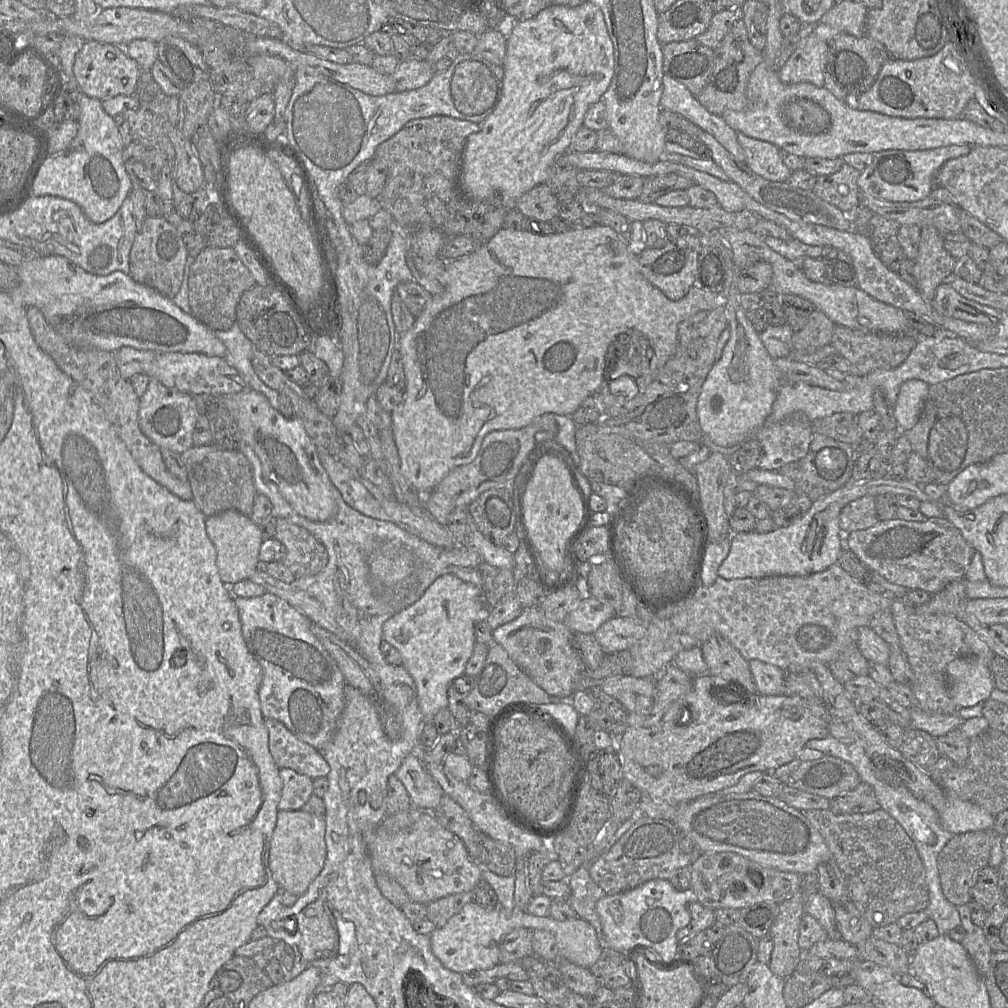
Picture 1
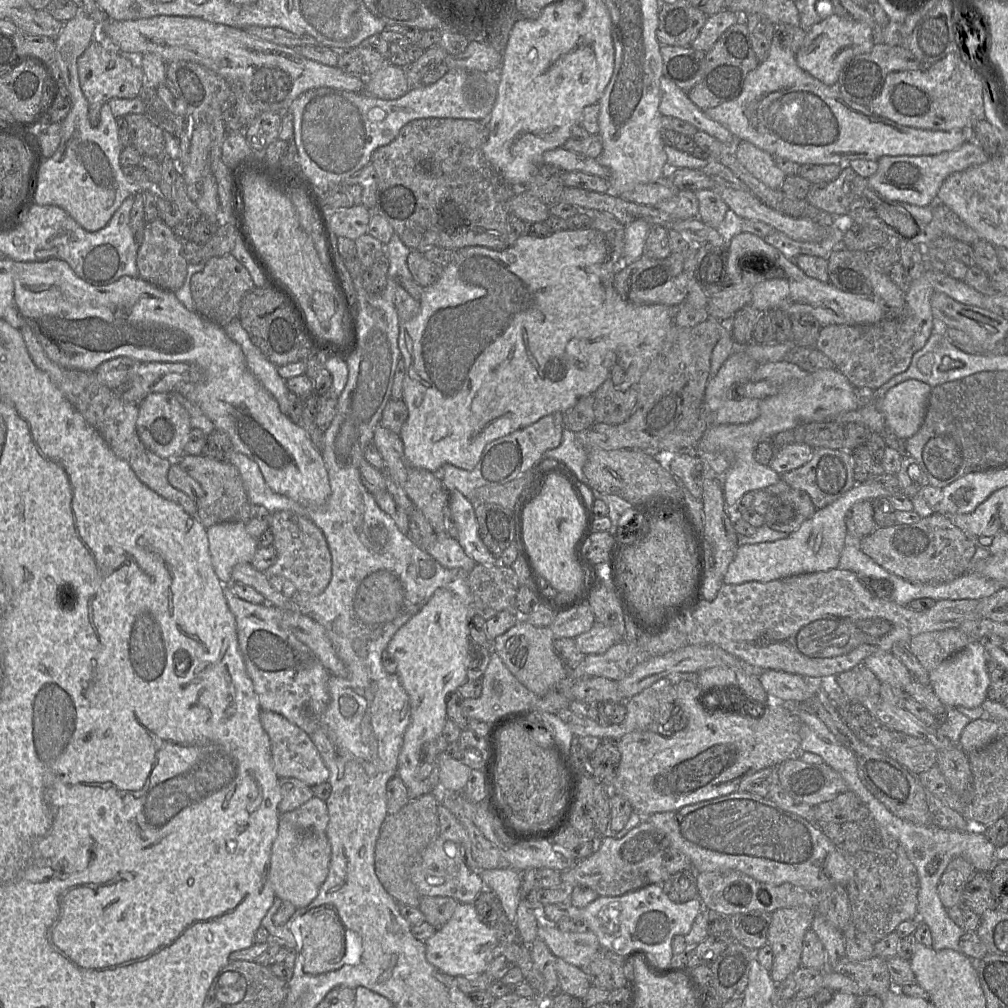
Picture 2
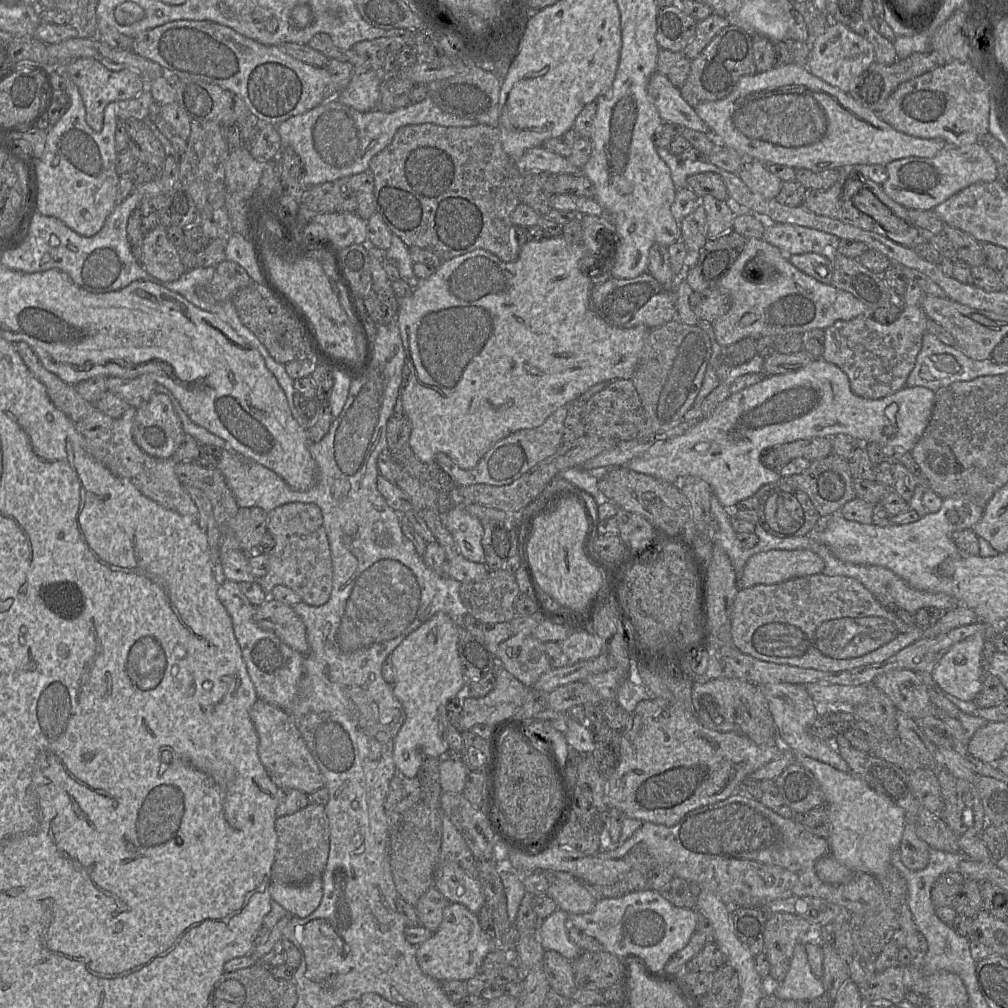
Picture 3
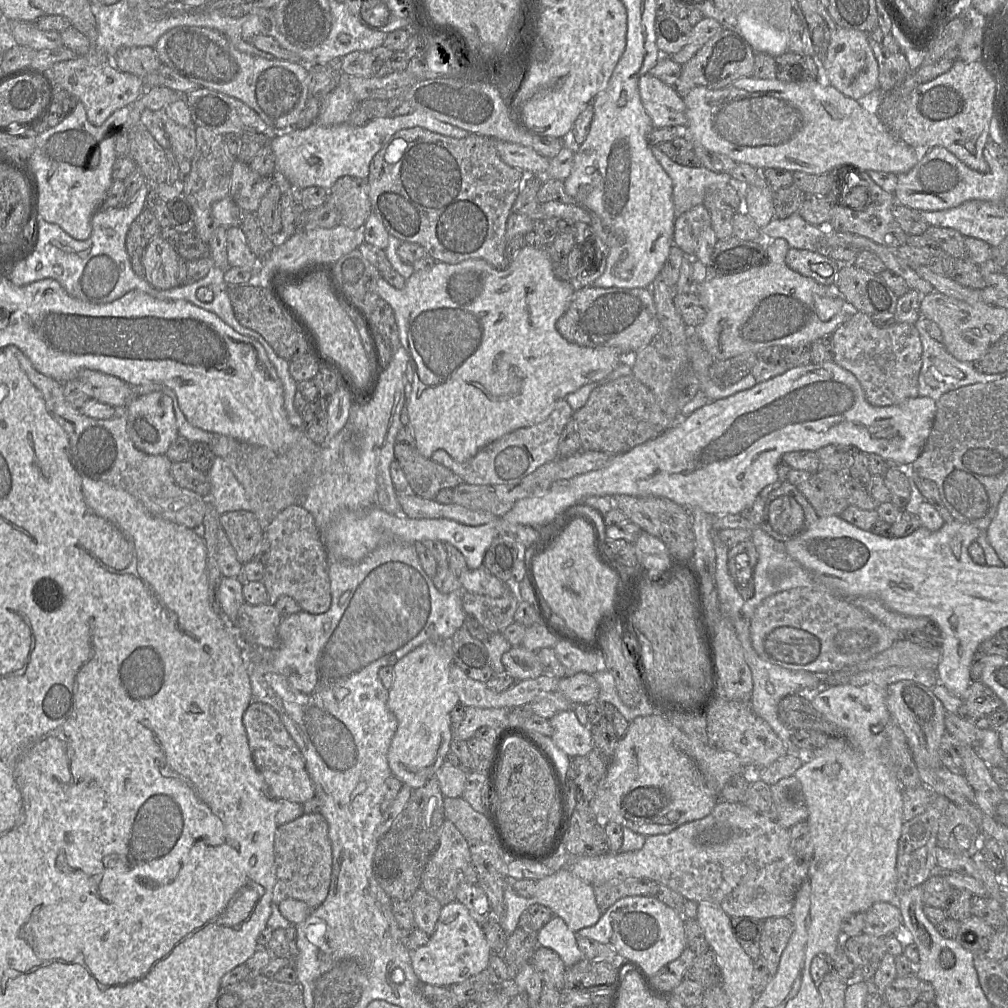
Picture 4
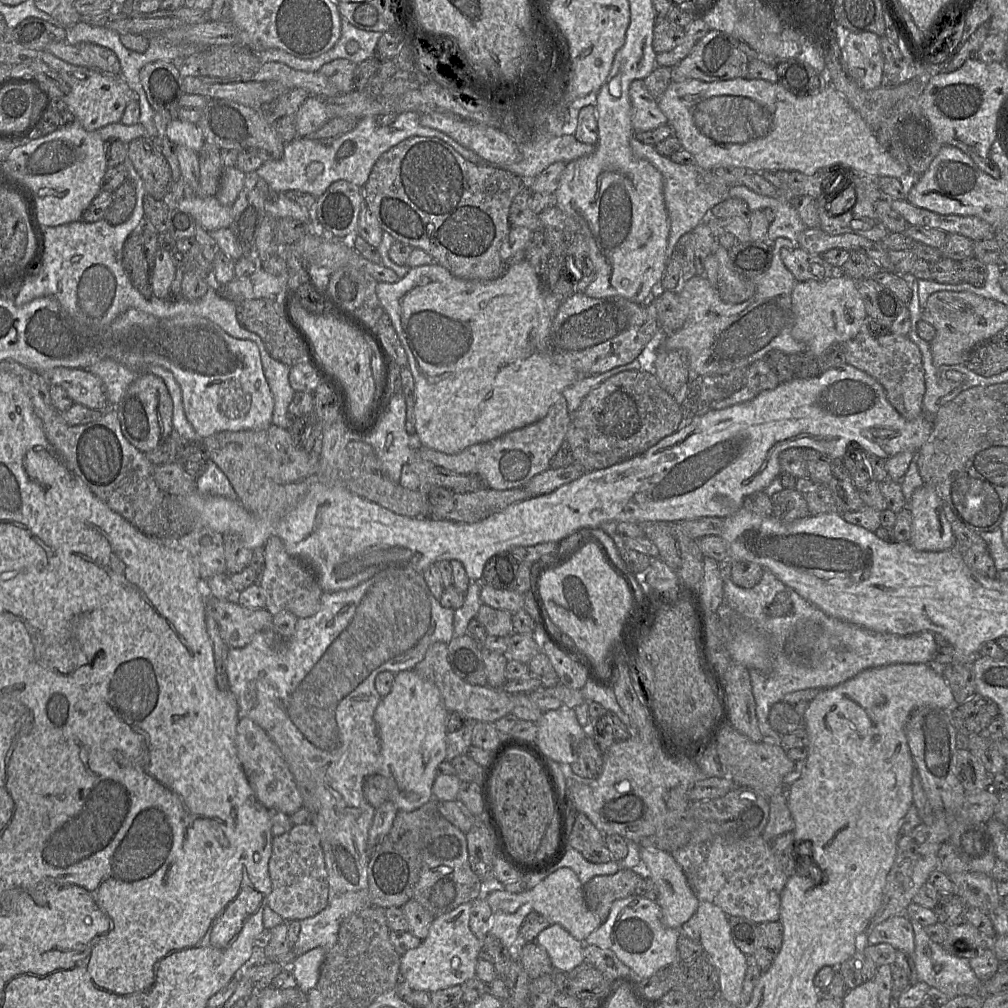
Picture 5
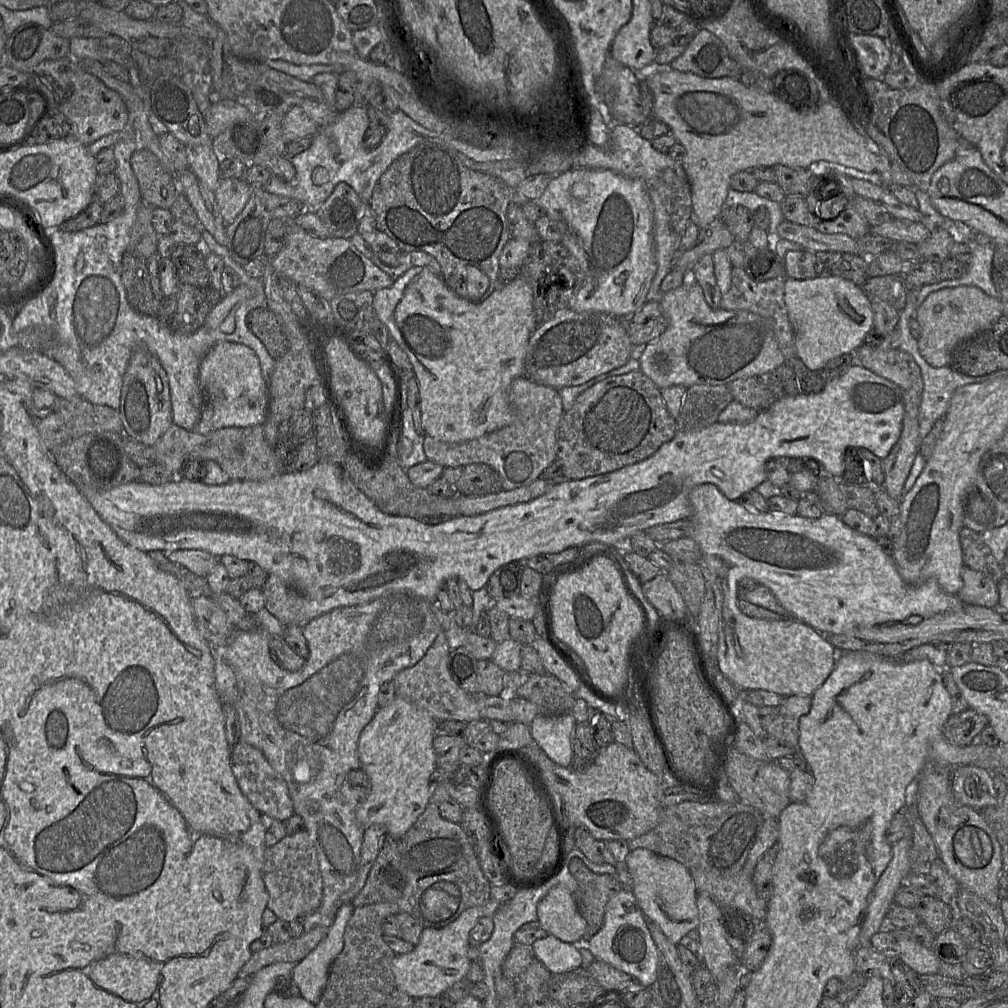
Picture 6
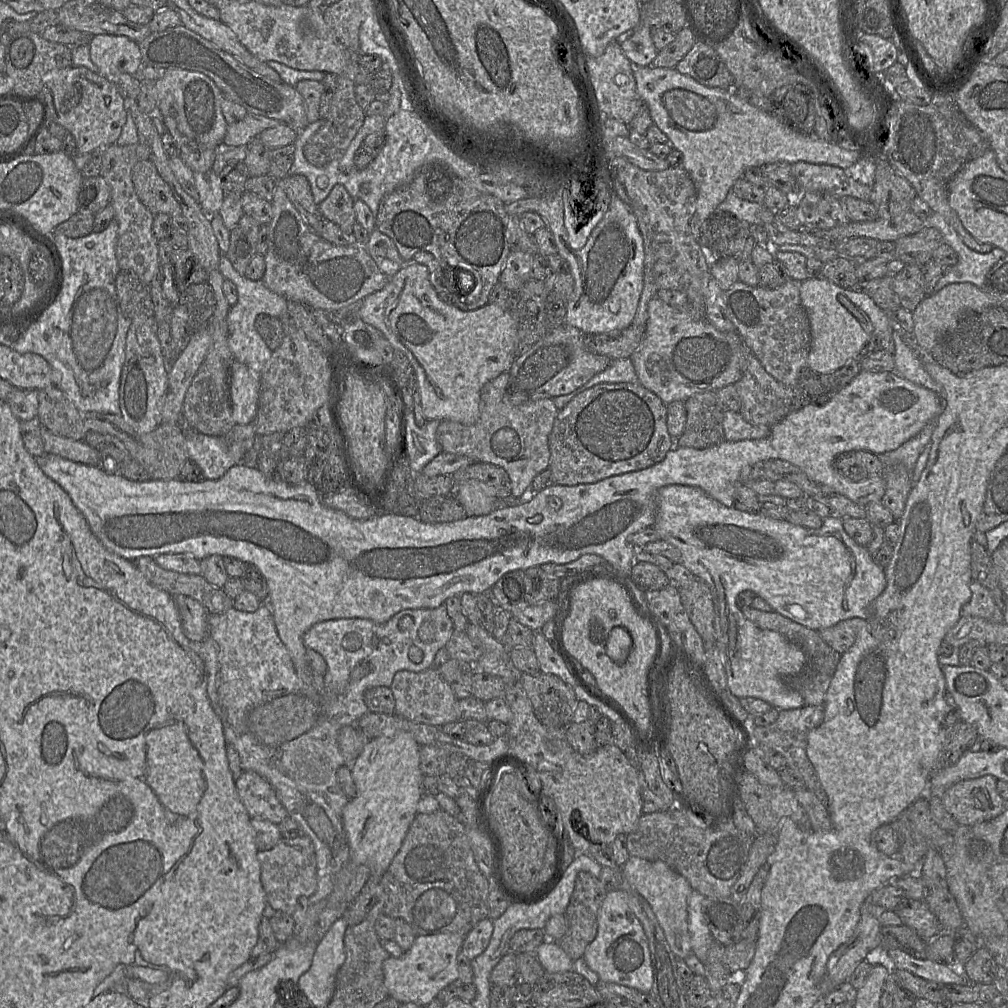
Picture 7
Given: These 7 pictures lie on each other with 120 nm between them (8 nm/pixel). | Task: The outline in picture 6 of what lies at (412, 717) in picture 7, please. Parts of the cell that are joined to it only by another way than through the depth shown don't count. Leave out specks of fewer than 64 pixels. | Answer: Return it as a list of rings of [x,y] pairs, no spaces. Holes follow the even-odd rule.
[[[440,632],[424,657],[414,666],[398,672],[393,678],[396,697],[406,699],[427,711],[436,721],[456,720],[469,723],[480,720],[477,695],[465,692],[453,680],[448,669],[450,648],[445,632]]]

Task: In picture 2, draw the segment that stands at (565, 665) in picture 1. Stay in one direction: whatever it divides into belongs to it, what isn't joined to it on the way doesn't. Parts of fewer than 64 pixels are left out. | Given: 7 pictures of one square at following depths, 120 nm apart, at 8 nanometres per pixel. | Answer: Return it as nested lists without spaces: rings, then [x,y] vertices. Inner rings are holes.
[[[520,620],[491,643],[491,650],[497,653],[508,670],[528,690],[537,696],[544,696],[554,685],[567,676],[567,669],[553,648],[554,636],[548,627],[536,627]]]

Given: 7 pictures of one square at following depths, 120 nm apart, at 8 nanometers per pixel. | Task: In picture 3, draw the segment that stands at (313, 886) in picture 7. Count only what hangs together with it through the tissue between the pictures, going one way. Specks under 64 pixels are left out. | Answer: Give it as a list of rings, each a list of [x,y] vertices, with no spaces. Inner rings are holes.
[[[308,804],[305,808],[275,821],[277,846],[271,882],[303,885],[321,877],[329,854],[329,821],[323,805]]]

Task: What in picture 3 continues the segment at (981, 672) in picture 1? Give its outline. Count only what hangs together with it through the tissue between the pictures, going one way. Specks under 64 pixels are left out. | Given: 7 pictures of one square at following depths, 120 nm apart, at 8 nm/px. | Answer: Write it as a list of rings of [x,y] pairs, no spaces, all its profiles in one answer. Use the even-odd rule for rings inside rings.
[[[975,634],[952,645],[932,671],[931,676],[944,693],[963,701],[975,701],[982,688],[981,656],[986,641],[984,634]]]

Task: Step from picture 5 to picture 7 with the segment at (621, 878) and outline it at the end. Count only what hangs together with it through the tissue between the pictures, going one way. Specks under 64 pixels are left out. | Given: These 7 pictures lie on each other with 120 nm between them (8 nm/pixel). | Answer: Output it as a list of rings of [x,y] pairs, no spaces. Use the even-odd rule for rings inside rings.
[[[585,871],[577,874],[574,890],[564,913],[568,930],[557,941],[574,961],[583,956],[585,949],[597,935],[597,913],[606,894],[607,890],[598,877]]]

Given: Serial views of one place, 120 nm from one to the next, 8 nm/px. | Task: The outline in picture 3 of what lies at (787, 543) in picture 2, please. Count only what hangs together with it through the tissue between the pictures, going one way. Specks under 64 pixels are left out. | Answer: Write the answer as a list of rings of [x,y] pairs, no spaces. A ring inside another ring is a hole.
[[[769,550],[752,555],[737,579],[738,589],[779,584],[791,579],[821,574],[825,563],[812,550]]]

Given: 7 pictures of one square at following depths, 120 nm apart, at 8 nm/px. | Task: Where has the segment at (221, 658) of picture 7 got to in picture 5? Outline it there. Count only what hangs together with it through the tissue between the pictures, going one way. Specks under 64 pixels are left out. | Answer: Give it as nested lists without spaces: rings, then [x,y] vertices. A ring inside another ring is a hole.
[[[387,567],[370,579],[358,586],[336,592],[323,592],[319,610],[310,617],[298,618],[294,635],[289,639],[282,639],[278,645],[273,642],[274,630],[256,633],[249,644],[243,648],[230,648],[226,657],[226,671],[229,679],[230,690],[236,697],[241,717],[247,717],[260,726],[278,746],[284,760],[292,772],[298,790],[303,799],[303,806],[312,815],[312,822],[319,834],[320,844],[324,854],[328,882],[328,904],[317,915],[300,920],[300,934],[298,941],[292,946],[291,951],[295,956],[300,956],[316,947],[321,947],[326,954],[338,941],[338,933],[341,923],[351,914],[372,906],[368,886],[368,832],[375,813],[363,794],[364,779],[379,772],[380,767],[380,741],[374,711],[382,697],[375,688],[375,678],[383,671],[393,674],[404,670],[411,670],[417,663],[423,660],[427,649],[436,642],[448,644],[453,638],[454,611],[441,606],[440,602],[430,592],[422,574],[411,568]]]

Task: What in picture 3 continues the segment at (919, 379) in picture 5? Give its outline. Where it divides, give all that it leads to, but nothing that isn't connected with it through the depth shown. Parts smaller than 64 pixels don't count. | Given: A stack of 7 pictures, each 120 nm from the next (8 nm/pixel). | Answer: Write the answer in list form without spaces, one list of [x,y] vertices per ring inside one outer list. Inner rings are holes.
[[[921,305],[902,306],[899,317],[891,324],[881,324],[870,314],[848,321],[836,321],[824,330],[824,352],[821,359],[839,367],[848,377],[852,392],[865,399],[889,396],[906,384],[913,370],[928,317]]]

